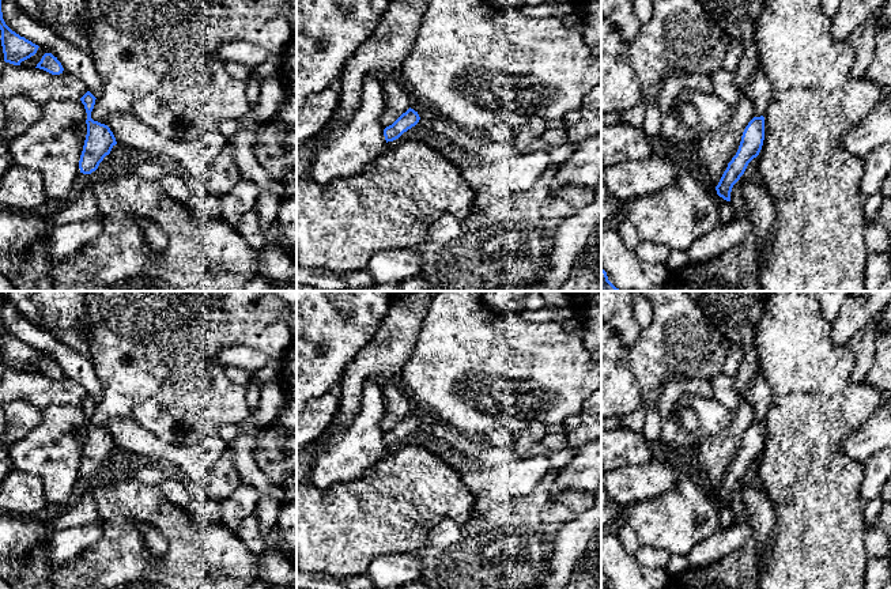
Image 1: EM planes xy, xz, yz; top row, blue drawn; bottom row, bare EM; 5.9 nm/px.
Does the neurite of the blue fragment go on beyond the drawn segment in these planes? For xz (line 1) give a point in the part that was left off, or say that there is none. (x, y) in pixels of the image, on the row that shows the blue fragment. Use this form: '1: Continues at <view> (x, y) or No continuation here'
1: No continuation here

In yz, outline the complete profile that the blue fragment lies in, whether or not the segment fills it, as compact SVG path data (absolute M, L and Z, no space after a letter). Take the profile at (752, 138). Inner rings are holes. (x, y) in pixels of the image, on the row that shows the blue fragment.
M754 117L745 127L739 150L732 161L728 163L718 185L717 195L726 201L730 201L730 192L733 185L744 174L748 163L756 158L762 150L764 140L764 117Z

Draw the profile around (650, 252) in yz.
M648 241L639 242L638 248L635 249L635 253L641 257L643 257L649 263L656 264L664 264L668 263L669 249L667 249L664 245L652 243Z

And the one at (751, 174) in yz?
M758 156L754 158L748 163L744 174L740 177L740 181L741 182L752 182L752 184L763 185L763 178L762 178L759 170L758 170Z

